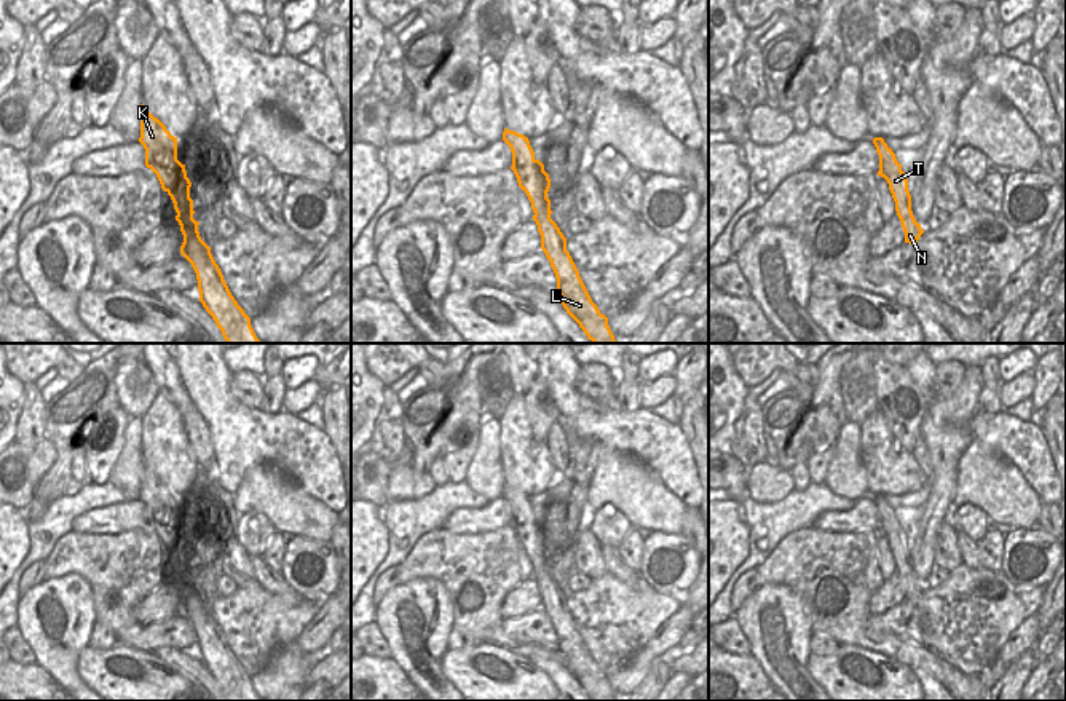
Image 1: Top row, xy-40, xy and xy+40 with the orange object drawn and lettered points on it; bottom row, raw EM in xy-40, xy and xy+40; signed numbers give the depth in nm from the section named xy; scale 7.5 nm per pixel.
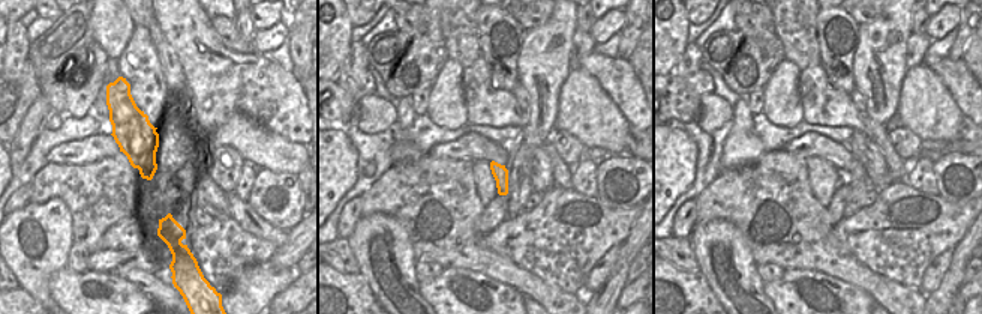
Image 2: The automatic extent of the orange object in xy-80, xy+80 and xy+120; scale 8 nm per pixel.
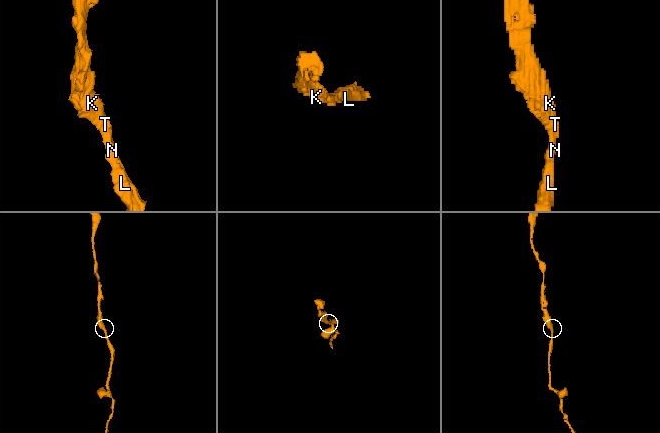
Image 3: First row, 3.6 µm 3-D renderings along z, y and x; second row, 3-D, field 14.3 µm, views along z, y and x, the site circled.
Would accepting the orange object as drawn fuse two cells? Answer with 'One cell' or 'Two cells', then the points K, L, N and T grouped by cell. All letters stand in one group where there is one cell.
One cell. Groups: K L N T

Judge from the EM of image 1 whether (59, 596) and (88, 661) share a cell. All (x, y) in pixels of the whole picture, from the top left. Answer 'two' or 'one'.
two

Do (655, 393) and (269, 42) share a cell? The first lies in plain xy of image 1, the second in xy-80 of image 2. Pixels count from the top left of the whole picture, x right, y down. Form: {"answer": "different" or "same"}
{"answer": "same"}

